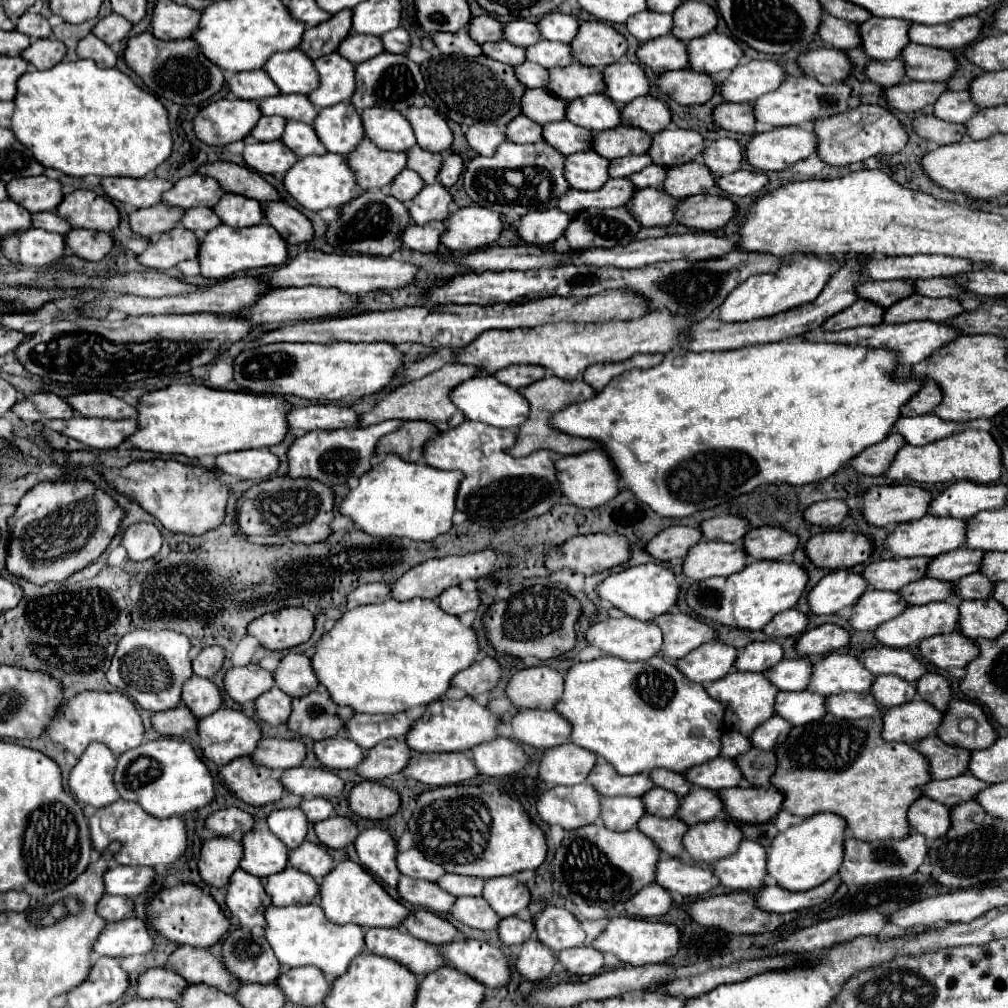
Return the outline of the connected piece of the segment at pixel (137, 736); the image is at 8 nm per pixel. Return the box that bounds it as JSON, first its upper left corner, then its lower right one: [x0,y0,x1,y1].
[47,692,145,758]

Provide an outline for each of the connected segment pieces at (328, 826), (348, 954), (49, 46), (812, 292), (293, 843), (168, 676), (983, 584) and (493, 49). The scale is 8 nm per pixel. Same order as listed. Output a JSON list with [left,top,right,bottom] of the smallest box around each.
[[315,814,359,848],[265,906,365,980],[21,38,67,70],[719,256,839,322],[267,808,309,850],[107,630,193,712],[955,572,995,600],[483,40,527,66]]

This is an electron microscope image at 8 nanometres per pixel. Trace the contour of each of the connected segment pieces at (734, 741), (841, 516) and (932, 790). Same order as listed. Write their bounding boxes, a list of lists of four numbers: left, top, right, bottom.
[[721,730,753,758],[805,500,849,528],[923,774,989,806]]

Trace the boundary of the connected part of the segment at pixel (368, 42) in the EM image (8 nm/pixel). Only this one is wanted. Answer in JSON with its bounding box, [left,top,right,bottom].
[339,34,383,64]

